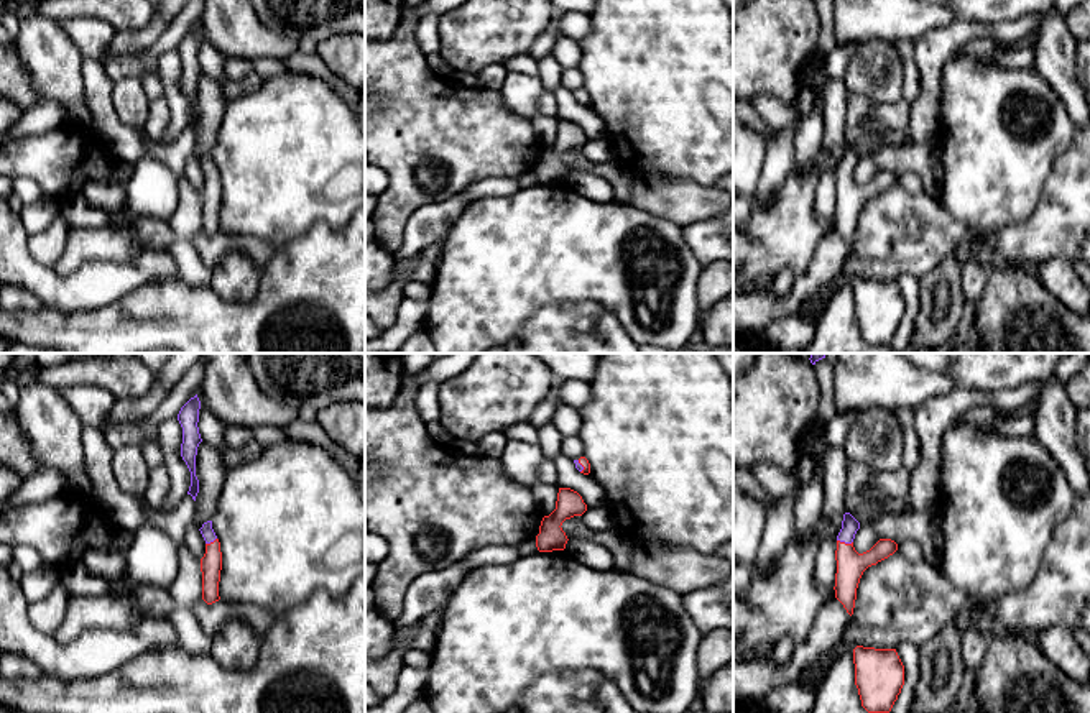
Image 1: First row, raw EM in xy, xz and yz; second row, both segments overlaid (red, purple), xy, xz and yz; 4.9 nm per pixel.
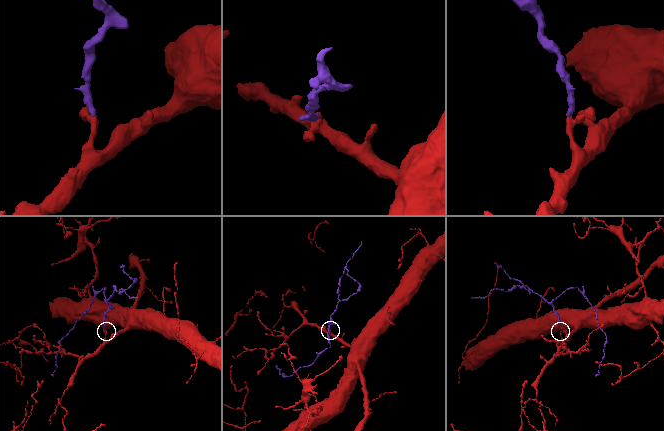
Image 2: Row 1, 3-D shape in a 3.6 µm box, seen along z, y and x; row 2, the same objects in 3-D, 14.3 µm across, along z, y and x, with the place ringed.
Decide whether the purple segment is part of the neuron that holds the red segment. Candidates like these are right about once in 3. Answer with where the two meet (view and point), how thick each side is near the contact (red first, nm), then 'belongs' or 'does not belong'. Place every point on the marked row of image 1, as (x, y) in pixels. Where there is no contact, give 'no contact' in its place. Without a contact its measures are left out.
yz (844, 542) | 140/80 nm | belongs

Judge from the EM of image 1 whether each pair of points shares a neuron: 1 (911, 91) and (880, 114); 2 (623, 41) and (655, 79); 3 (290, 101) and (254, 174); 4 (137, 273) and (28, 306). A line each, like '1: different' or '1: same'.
1: different
2: same
3: same
4: different

